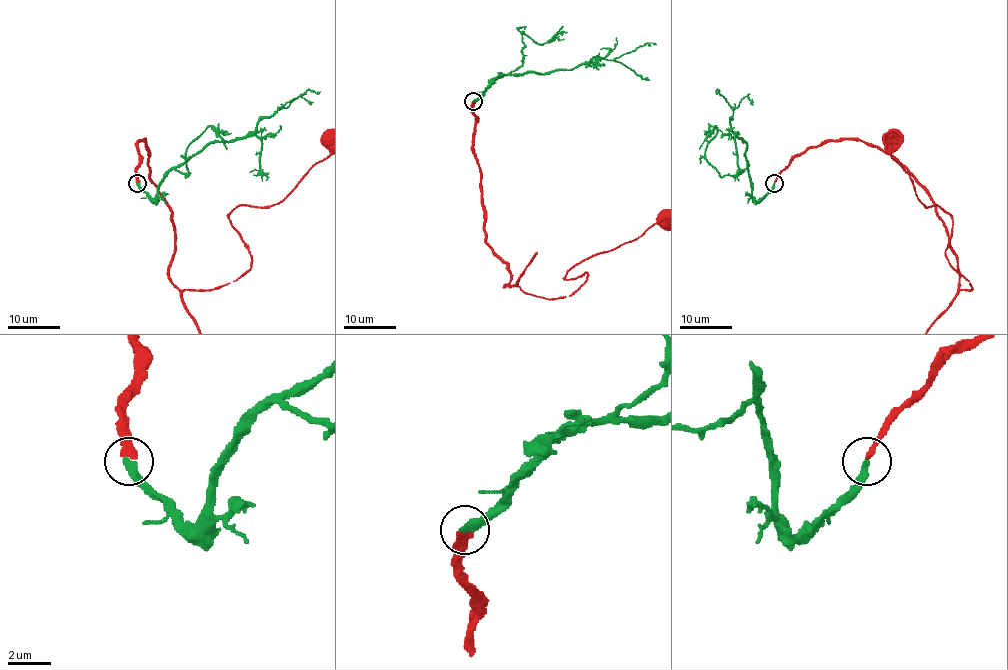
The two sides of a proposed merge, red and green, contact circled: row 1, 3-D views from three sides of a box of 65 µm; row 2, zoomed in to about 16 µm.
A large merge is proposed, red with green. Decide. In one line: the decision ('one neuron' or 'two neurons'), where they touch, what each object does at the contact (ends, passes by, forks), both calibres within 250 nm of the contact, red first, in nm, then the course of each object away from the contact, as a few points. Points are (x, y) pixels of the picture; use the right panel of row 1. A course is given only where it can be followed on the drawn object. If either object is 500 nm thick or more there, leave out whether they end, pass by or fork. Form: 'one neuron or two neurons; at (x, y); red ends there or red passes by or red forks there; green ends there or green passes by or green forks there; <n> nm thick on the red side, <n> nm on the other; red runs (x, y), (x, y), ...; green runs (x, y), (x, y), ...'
one neuron; at (774, 183); red ends there; green ends there; 320 nm thick on the red side, 340 nm on the other; red runs (774, 182), (810, 148), (871, 142), (934, 204), (971, 289), (946, 256), (949, 215), (922, 203), (890, 141); green runs (774, 183), (756, 200), (753, 195), (746, 144), (731, 129), (733, 110), (717, 91)

